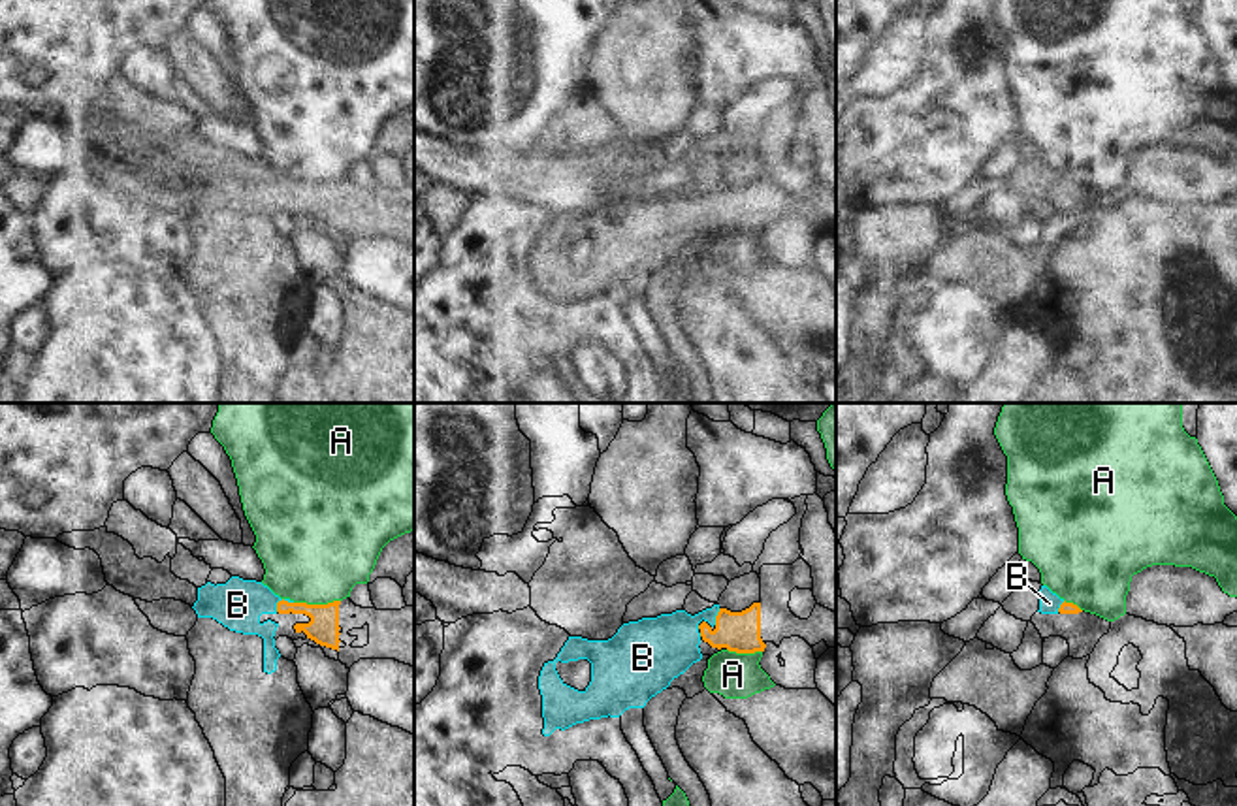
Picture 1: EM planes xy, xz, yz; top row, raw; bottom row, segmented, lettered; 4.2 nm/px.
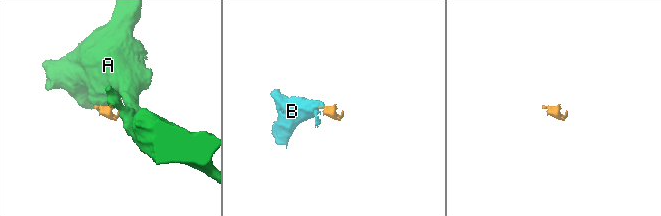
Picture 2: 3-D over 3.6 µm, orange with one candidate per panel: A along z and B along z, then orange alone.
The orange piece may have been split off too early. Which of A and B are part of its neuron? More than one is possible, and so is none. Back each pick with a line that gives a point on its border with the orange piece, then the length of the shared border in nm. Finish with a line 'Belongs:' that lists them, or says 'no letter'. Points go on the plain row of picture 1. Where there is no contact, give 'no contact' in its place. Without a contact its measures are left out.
B: contact xy (283, 177); length 90 nm
Belongs: B

